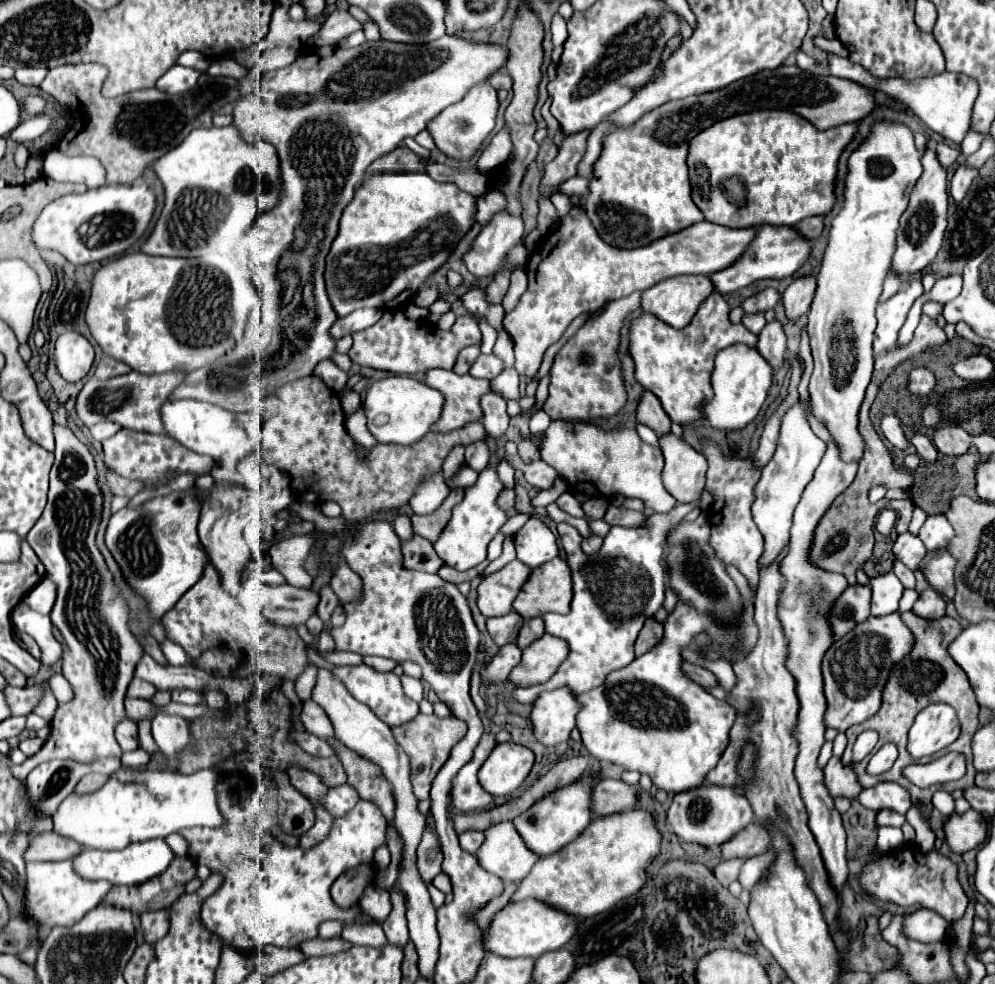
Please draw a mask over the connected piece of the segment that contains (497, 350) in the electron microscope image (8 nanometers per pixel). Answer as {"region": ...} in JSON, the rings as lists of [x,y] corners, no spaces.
{"region":[[[501,331],[499,333],[499,337],[497,337],[497,343],[495,343],[495,347],[493,347],[493,353],[503,361],[503,365],[505,365],[505,369],[509,369],[509,367],[513,367],[513,363],[515,363],[515,355],[513,355],[513,343],[511,343],[511,337],[505,333],[505,331]]]}

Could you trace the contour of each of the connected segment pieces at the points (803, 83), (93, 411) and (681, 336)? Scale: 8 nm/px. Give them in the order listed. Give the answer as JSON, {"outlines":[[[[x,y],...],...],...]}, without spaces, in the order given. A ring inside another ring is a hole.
{"outlines":[[[[797,65],[759,71],[719,91],[665,103],[633,127],[615,129],[603,139],[603,153],[593,165],[589,197],[583,201],[585,215],[591,219],[599,237],[611,247],[637,249],[651,245],[655,239],[703,221],[703,213],[691,199],[685,159],[689,139],[705,127],[755,109],[787,109],[803,115],[819,129],[831,129],[841,123],[861,121],[871,115],[875,107],[875,91],[849,79],[813,75]]],[[[137,371],[111,377],[111,379],[97,379],[89,377],[75,401],[77,421],[85,427],[91,427],[99,421],[113,421],[121,427],[145,433],[165,433],[161,421],[161,405],[167,401],[171,391],[183,381],[185,373],[161,373],[161,375],[141,375]]],[[[713,293],[685,329],[677,331],[651,313],[641,313],[629,327],[629,353],[635,361],[635,379],[661,401],[665,413],[679,425],[695,421],[701,415],[699,407],[713,397],[713,355],[733,343],[753,347],[757,343],[757,335],[747,331],[743,325],[731,325],[729,305],[721,293]]]]}

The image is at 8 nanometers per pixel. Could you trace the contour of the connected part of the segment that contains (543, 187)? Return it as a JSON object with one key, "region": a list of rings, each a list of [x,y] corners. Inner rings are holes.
{"region":[[[589,131],[575,133],[567,139],[563,139],[559,147],[559,155],[545,165],[545,173],[539,185],[539,195],[541,197],[553,197],[559,193],[559,185],[565,183],[569,177],[575,177],[577,173],[577,163],[581,161],[585,153]]]}

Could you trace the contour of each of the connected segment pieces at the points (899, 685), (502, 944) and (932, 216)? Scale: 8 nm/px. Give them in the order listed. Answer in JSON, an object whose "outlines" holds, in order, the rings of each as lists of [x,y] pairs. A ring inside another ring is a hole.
{"outlines":[[[[913,611],[909,613],[901,613],[905,625],[909,625],[909,629],[913,631],[915,635],[915,647],[911,651],[909,657],[905,657],[899,665],[895,665],[891,669],[891,677],[883,689],[883,705],[881,709],[871,717],[867,719],[867,723],[859,723],[855,727],[849,727],[845,733],[847,733],[847,739],[849,739],[849,747],[845,749],[841,761],[855,767],[855,773],[859,775],[859,783],[863,783],[863,787],[871,787],[871,785],[877,785],[877,783],[883,783],[883,781],[894,781],[909,789],[911,793],[911,801],[913,805],[919,809],[919,813],[927,819],[933,811],[933,803],[931,803],[931,797],[935,791],[943,789],[943,791],[955,791],[955,789],[967,789],[971,785],[975,785],[975,767],[971,763],[971,735],[975,733],[975,727],[979,727],[979,705],[975,701],[975,695],[971,691],[971,685],[969,685],[969,679],[965,675],[965,671],[951,659],[949,651],[947,651],[947,645],[953,643],[953,639],[963,631],[963,627],[959,625],[957,619],[953,617],[943,617],[943,619],[937,619],[937,621],[931,621],[931,619],[923,619],[919,615],[915,615]],[[931,703],[947,703],[951,705],[955,711],[957,711],[957,717],[959,717],[959,723],[961,723],[961,737],[949,745],[945,751],[959,751],[967,757],[967,773],[963,779],[959,781],[949,781],[949,783],[943,783],[943,785],[937,785],[937,787],[929,787],[927,789],[920,789],[917,786],[910,783],[902,775],[903,767],[907,767],[909,763],[915,763],[911,759],[911,755],[907,753],[907,731],[911,729],[911,723],[915,721],[915,715],[919,709],[931,705]],[[865,729],[875,729],[879,733],[879,743],[875,745],[875,751],[885,745],[887,741],[893,741],[897,747],[899,747],[899,757],[895,761],[895,765],[883,773],[883,775],[867,775],[865,773],[865,767],[867,767],[867,759],[859,761],[859,763],[853,763],[853,743],[855,743],[855,737],[865,731]]],[[[525,899],[509,903],[495,915],[491,929],[483,933],[483,949],[501,957],[539,957],[543,953],[561,949],[575,937],[575,931],[579,931],[579,919],[573,915],[553,909],[539,899]]],[[[933,145],[927,147],[927,151],[921,157],[921,163],[923,175],[913,187],[907,211],[901,215],[897,231],[897,249],[891,261],[891,273],[899,277],[909,277],[923,271],[935,259],[943,241],[943,233],[947,229],[947,173],[935,159]]]]}

